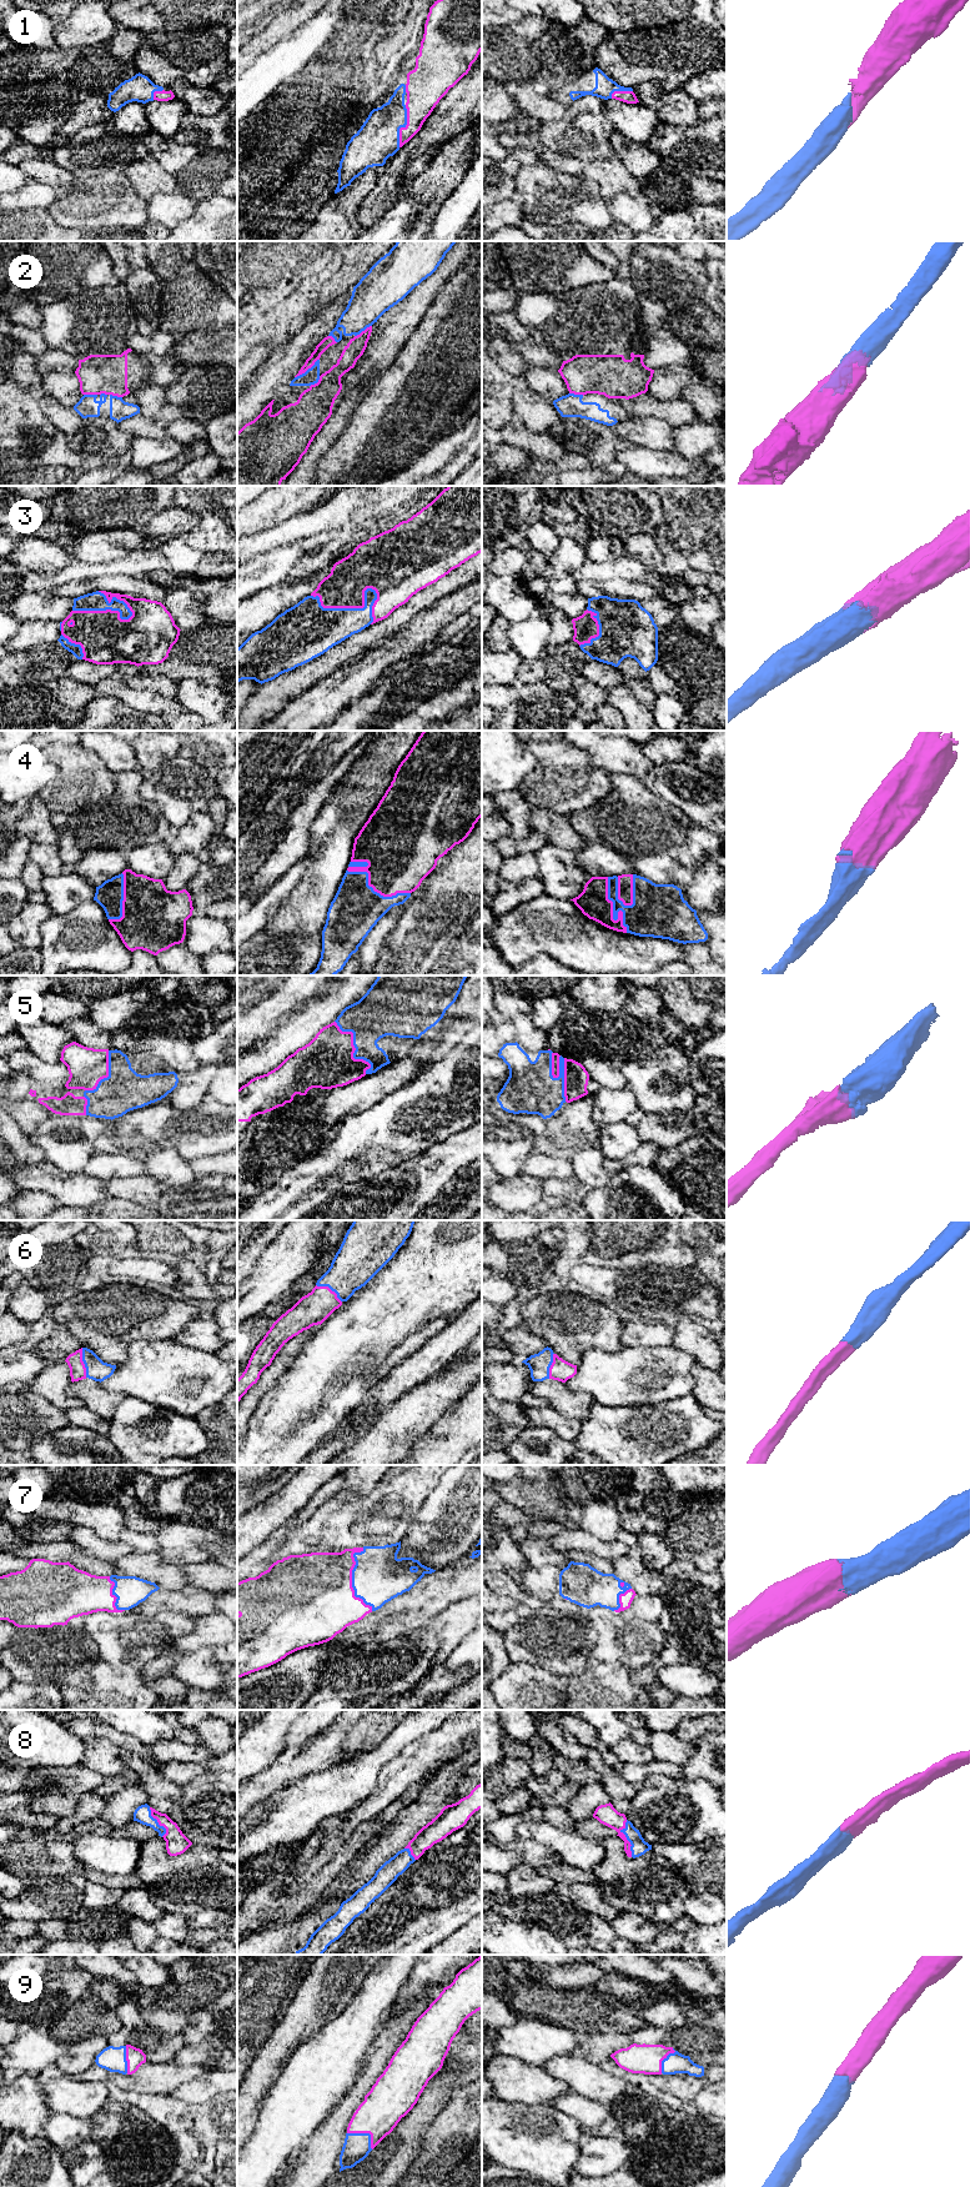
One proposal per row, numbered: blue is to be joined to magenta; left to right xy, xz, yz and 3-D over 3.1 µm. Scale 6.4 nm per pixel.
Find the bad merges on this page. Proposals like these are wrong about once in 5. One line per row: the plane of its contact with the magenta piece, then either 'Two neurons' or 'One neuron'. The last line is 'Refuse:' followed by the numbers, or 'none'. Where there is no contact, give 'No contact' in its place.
1: Touches magenta in xz. One neuron
2: Touches magenta in xz. Two neurons
3: Touches magenta in xz. One neuron
4: Touches magenta in yz. One neuron
5: Touches magenta in xz. One neuron
6: Touches magenta in xy. One neuron
7: Touches magenta in xz. One neuron
8: Touches magenta in yz. One neuron
9: Touches magenta in xz. One neuron
Refuse: 2

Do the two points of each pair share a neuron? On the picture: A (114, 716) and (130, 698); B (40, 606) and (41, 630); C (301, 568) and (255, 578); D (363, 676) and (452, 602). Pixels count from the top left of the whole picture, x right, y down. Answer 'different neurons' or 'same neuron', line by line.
A: different neurons
B: different neurons
C: different neurons
D: same neuron

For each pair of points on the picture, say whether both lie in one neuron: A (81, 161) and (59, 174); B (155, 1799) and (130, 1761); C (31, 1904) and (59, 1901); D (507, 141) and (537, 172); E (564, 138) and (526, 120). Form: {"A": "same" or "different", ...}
{"A": "different", "B": "same", "C": "same", "D": "different", "E": "different"}

